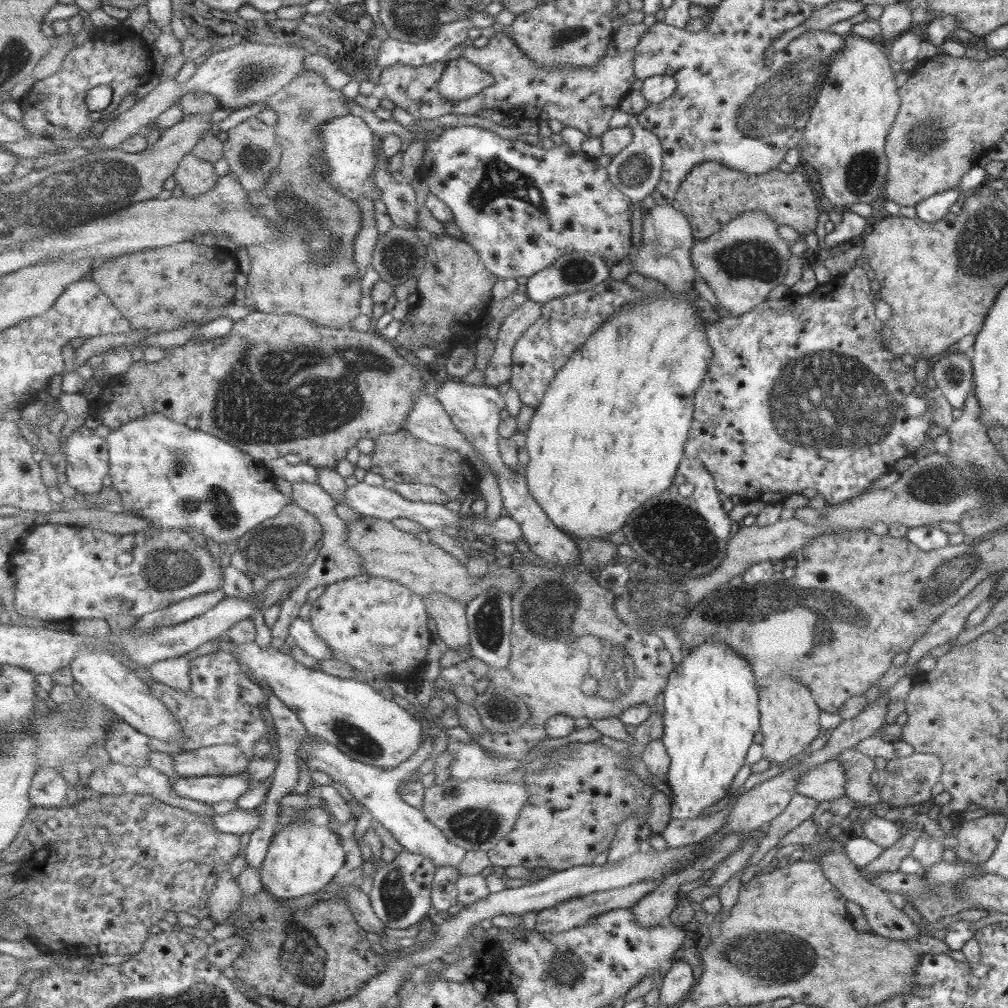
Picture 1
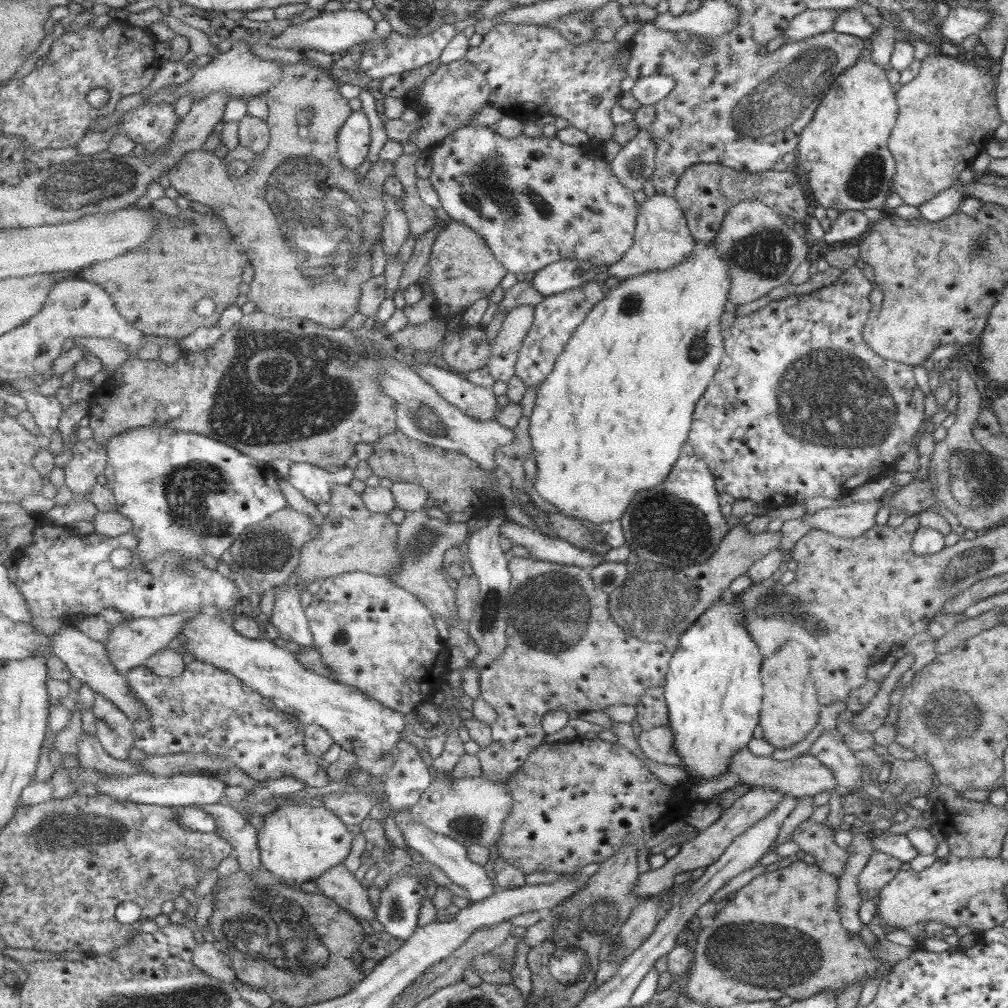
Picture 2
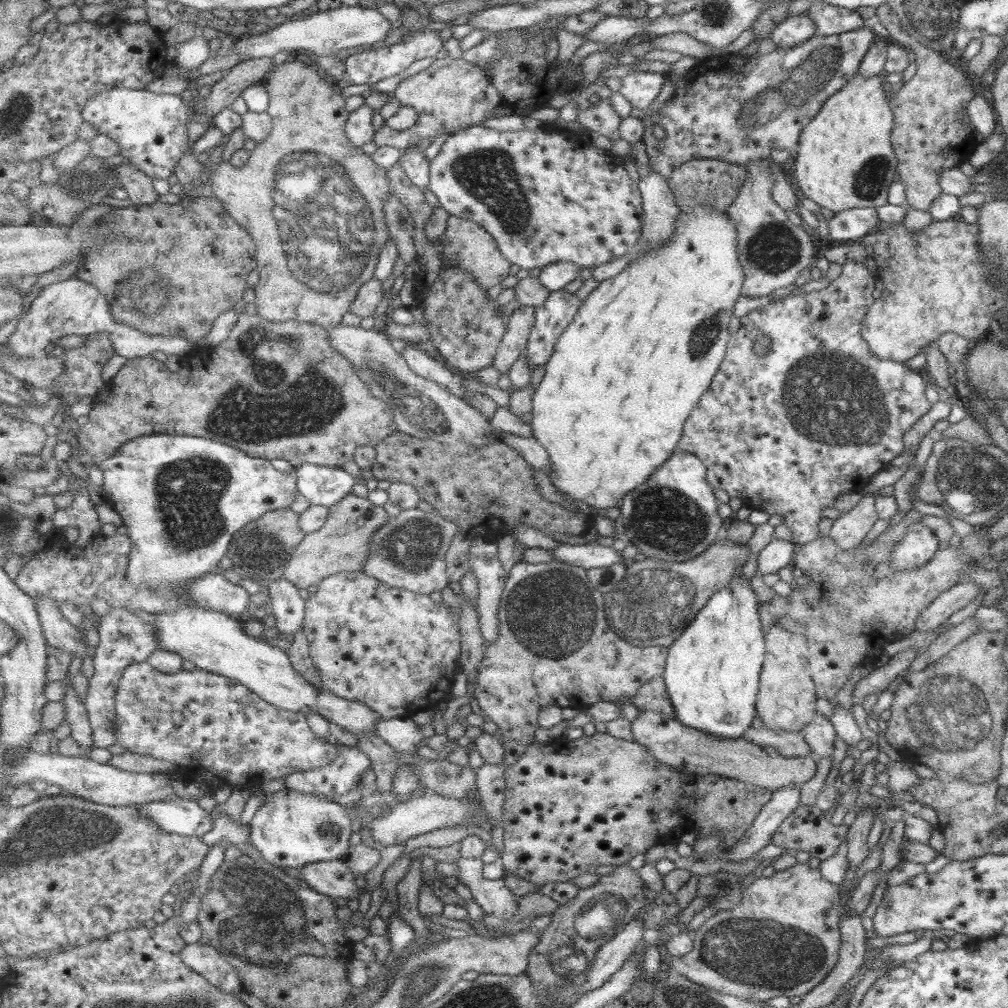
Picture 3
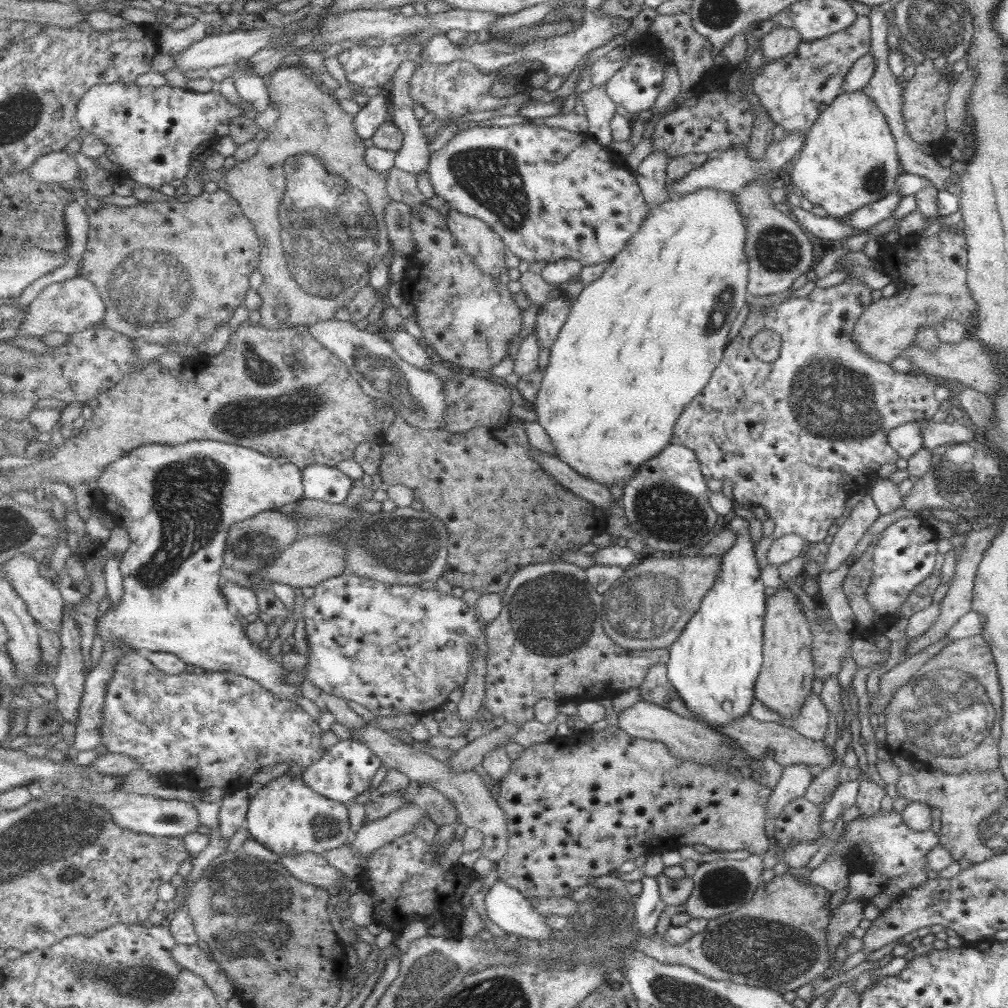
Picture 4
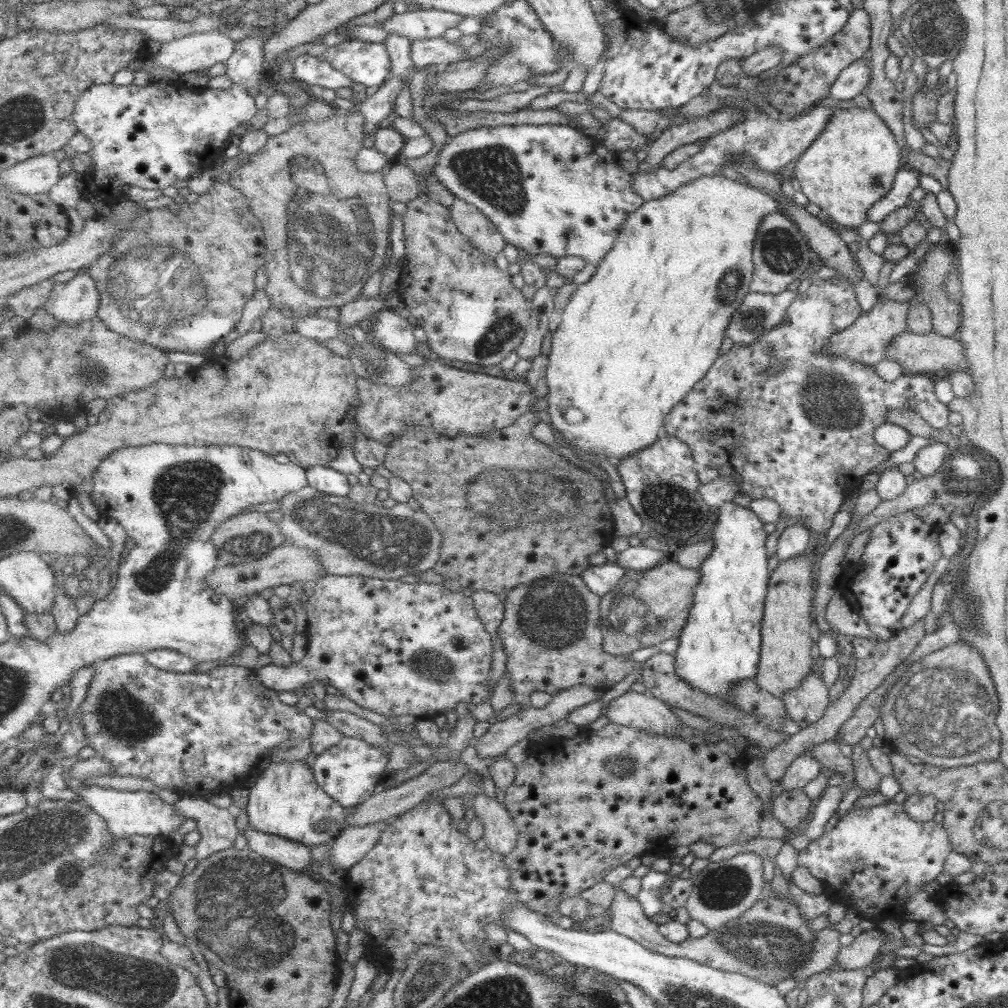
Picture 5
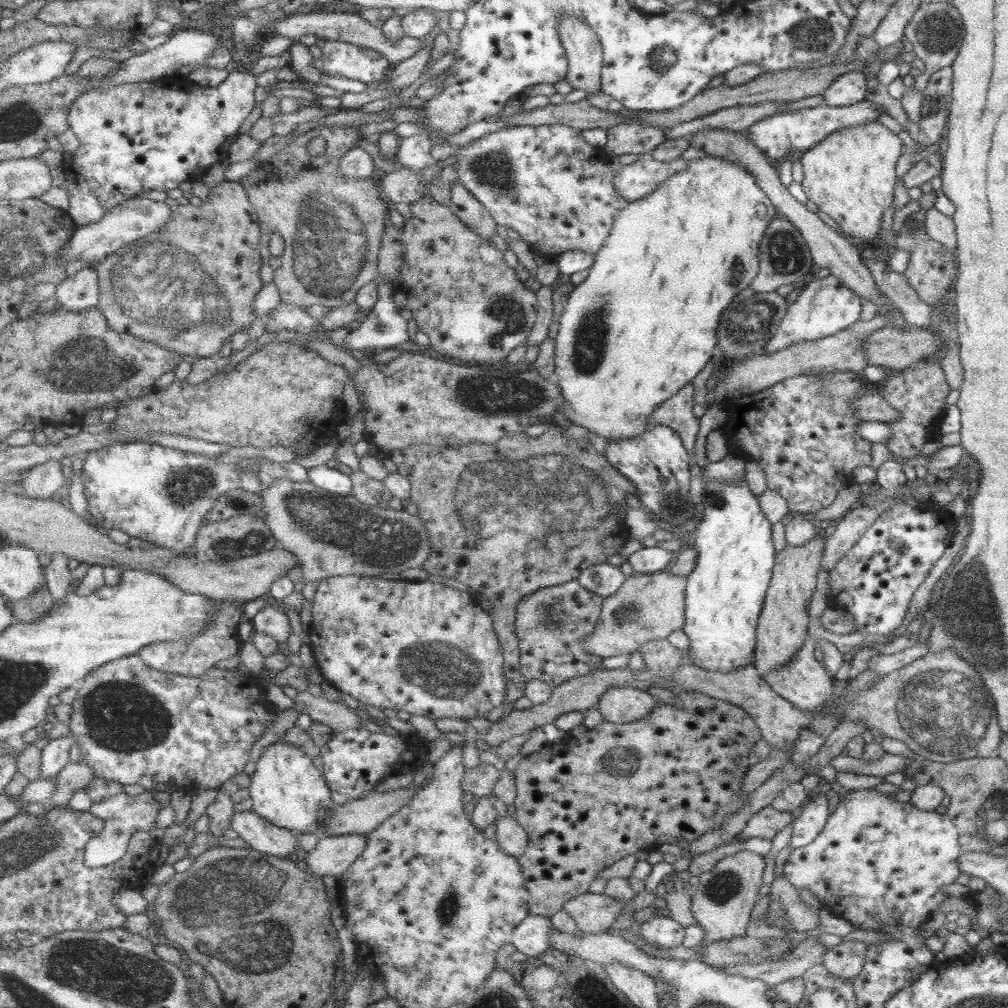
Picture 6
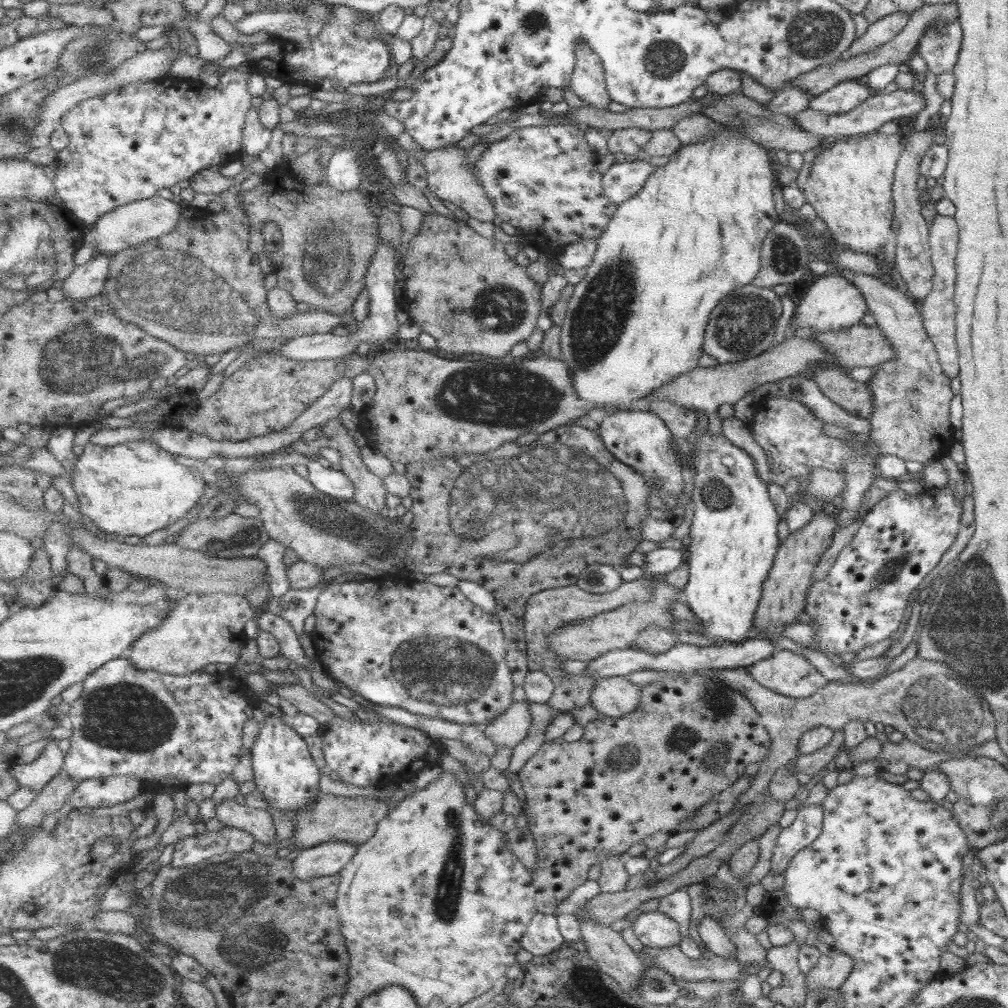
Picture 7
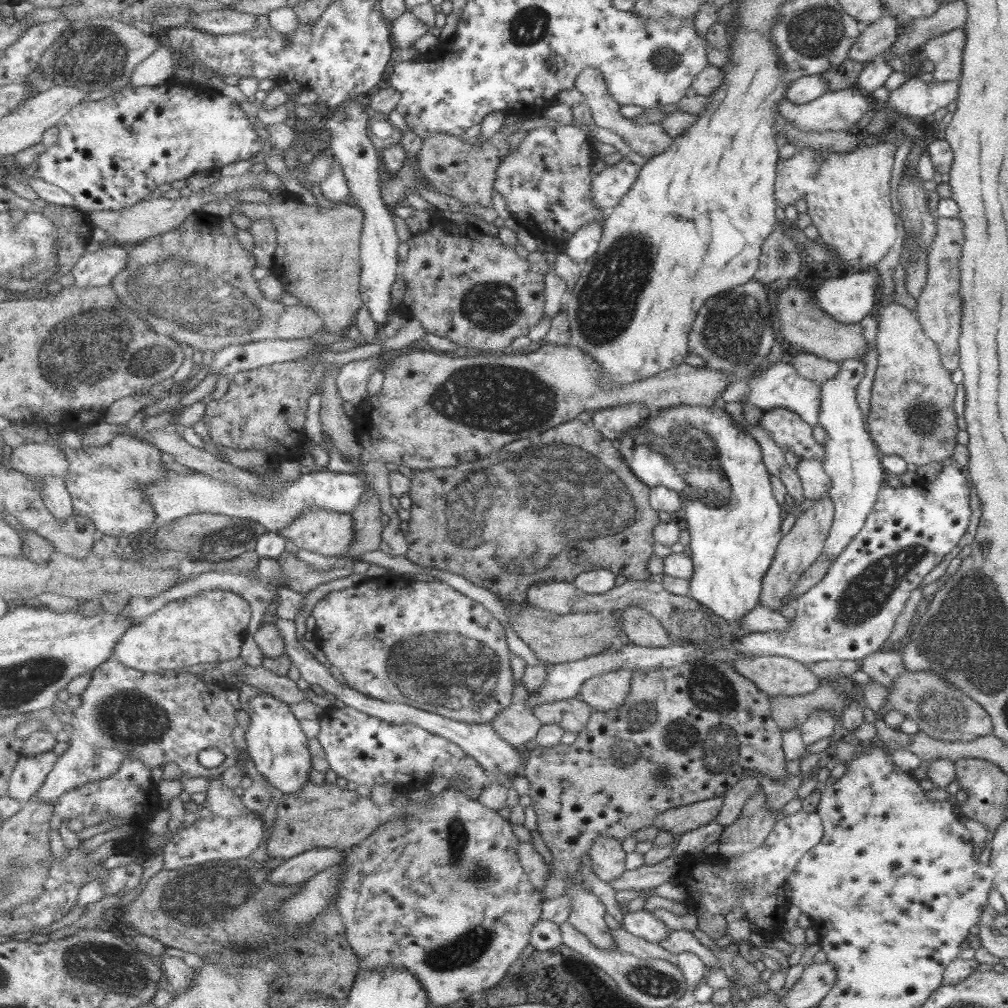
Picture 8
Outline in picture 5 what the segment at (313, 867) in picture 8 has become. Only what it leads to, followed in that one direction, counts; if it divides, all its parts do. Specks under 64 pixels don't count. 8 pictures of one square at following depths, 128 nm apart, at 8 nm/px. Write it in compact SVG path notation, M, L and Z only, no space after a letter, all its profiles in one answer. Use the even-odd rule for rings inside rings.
M382 824L346 828L332 843L329 863L338 870L350 870L376 848Z

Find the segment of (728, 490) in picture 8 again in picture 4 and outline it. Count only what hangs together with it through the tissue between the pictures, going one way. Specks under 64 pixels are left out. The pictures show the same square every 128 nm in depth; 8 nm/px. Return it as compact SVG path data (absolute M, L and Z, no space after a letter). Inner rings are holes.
M733 517L727 529L735 534L735 543L722 556L722 570L715 578L714 586L706 592L698 612L687 624L686 630L671 645L670 659L667 663L669 679L687 702L687 707L707 724L727 725L737 718L743 718L751 702L753 684L757 681L763 662L762 621L765 613L765 592L768 592L761 579L755 561L755 542L751 540L750 524L742 517Z

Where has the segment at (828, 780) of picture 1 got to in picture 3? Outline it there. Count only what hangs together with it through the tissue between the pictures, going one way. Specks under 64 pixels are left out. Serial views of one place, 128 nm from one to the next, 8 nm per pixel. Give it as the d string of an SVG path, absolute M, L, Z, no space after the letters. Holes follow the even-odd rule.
M641 711L632 721L635 741L647 747L659 761L671 765L681 773L696 775L717 775L751 783L773 792L785 785L801 788L815 773L816 758L783 758L783 756L767 755L767 753L751 741L742 737L727 739L715 737L711 733L689 727L675 717L663 715L661 711Z

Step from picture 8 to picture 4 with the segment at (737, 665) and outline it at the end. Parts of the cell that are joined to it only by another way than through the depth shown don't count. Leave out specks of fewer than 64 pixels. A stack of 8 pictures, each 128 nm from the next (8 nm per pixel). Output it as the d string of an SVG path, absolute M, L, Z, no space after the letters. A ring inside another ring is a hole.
M809 693L799 707L799 713L791 719L789 726L808 739L823 740L827 728L827 709L819 695Z

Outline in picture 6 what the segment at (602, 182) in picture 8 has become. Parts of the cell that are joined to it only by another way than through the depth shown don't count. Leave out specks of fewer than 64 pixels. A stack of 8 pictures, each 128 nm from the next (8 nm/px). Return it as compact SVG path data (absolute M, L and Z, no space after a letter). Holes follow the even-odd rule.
M651 155L633 164L625 165L615 175L615 188L630 203L653 193L659 184L671 178L675 173L685 171L691 160L679 158L666 163Z

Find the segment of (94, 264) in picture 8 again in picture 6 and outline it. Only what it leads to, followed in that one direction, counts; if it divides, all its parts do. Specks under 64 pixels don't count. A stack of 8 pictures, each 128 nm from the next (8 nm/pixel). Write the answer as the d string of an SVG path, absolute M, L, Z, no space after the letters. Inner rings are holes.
M85 265L58 284L60 306L68 312L82 312L97 307L100 301L99 277L94 265Z

